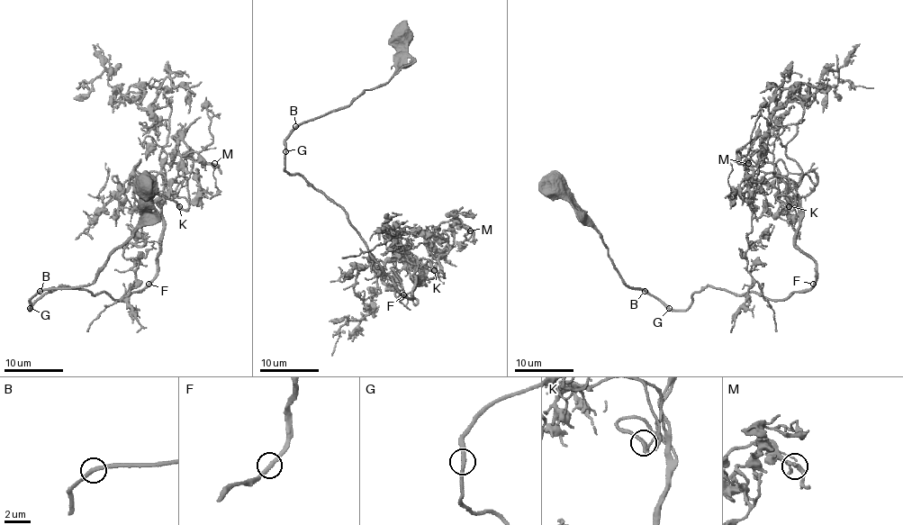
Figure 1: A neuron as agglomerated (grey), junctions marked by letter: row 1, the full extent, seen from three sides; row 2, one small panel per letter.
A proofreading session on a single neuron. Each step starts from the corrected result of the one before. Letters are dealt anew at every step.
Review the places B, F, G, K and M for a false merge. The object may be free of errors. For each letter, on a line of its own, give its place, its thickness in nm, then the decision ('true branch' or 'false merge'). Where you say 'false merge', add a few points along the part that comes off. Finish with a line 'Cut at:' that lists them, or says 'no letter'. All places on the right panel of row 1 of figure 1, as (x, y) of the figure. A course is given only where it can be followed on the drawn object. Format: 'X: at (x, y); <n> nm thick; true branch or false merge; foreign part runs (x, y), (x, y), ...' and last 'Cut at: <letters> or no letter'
B: at (645, 291); 300 nm thick; true branch
F: at (813, 284); 320 nm thick; true branch
G: at (669, 308); 320 nm thick; true branch
K: at (789, 206); 320 nm thick; true branch
M: at (748, 163); 320 nm thick; true branch
Cut at: no letter

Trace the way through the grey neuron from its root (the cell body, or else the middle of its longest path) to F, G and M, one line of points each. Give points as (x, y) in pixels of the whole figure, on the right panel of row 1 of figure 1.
F: (552, 185), (587, 216), (619, 277), (672, 310), (706, 286), (787, 300), (813, 284)
G: (552, 185), (549, 191), (554, 195), (566, 195), (587, 216), (619, 277), (629, 288), (645, 289), (669, 308)
M: (552, 185), (629, 288), (767, 301), (745, 258), (776, 176), (759, 137), (748, 163)

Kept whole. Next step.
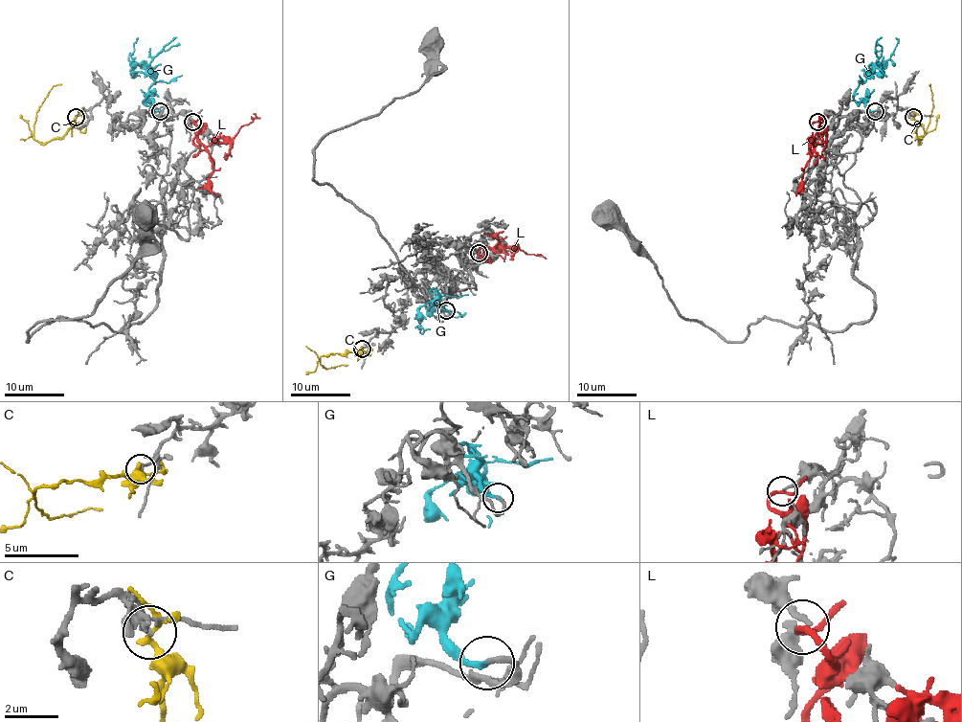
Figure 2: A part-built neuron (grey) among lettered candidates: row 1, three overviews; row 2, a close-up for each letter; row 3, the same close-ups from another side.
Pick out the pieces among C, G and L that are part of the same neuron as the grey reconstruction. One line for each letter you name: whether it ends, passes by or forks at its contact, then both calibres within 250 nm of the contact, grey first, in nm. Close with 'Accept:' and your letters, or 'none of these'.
G: It ends there. Thickness 220 nm (grey) against 190 nm
Accept: G

